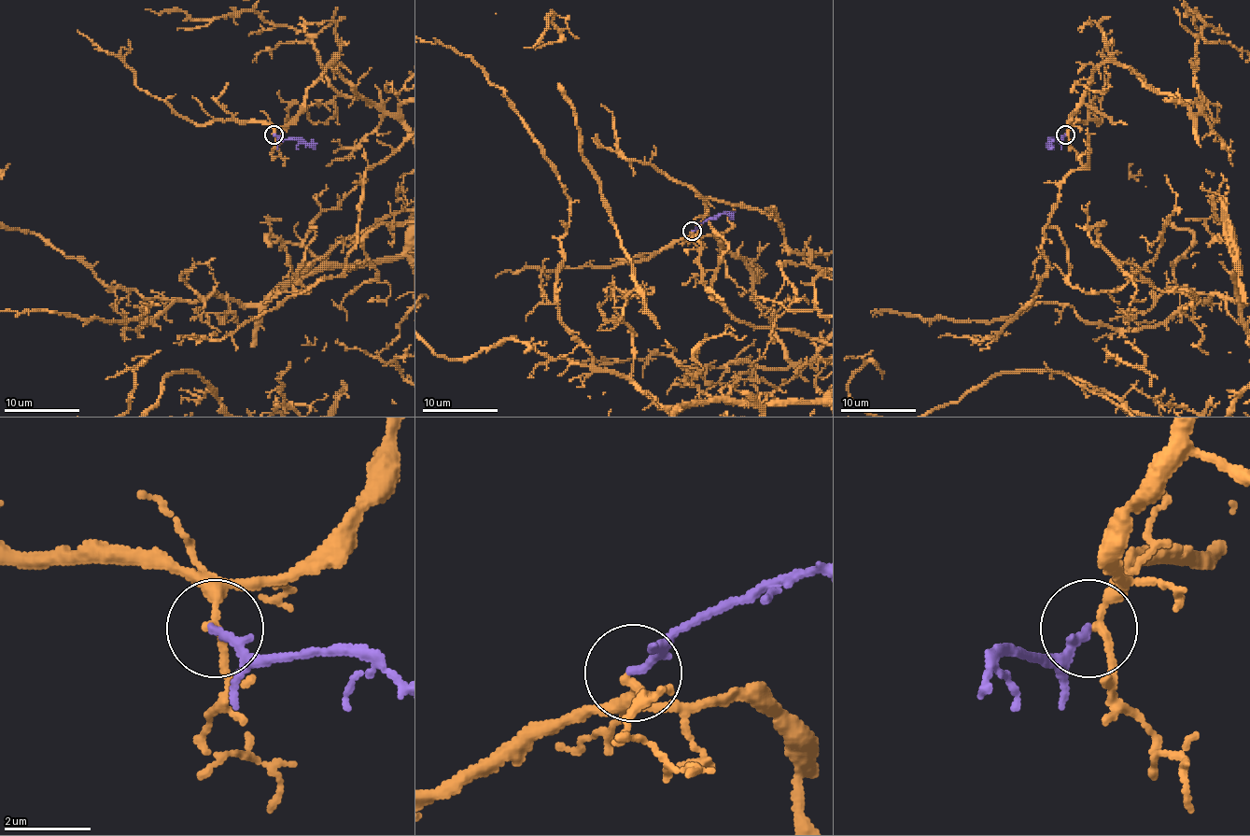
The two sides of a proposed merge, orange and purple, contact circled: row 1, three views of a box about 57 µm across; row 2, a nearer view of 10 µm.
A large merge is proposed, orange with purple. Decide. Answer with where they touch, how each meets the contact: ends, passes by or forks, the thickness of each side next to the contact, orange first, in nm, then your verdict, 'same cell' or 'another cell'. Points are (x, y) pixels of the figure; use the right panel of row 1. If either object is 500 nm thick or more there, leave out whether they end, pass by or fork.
at (1065, 134); orange passes by; purple ends there; 200 nm thick on the orange side, 200 nm on the other; another cell

